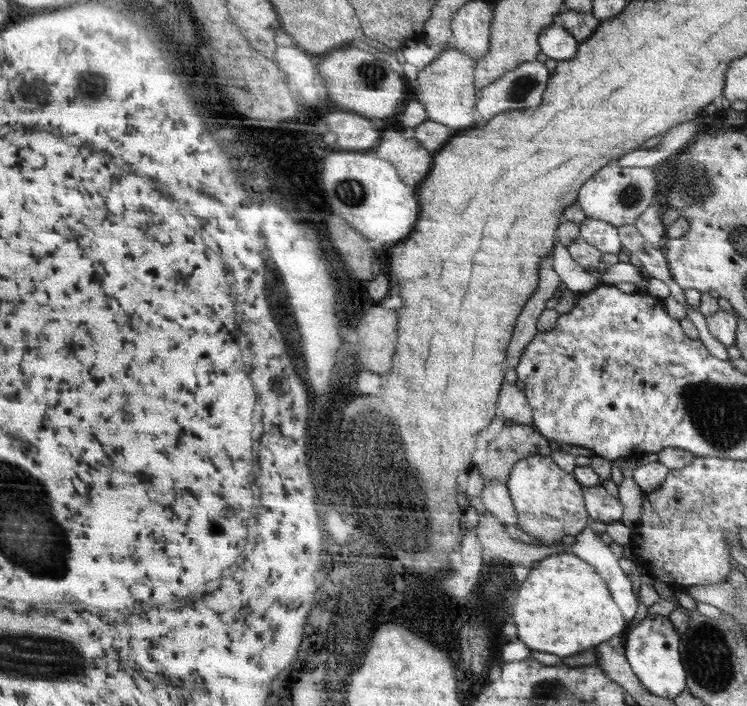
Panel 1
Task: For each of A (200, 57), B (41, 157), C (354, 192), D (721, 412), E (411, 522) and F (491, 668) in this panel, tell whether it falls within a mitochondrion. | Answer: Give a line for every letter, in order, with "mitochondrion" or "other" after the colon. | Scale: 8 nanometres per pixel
A: other
B: other
C: mitochondrion
D: mitochondrion
E: mitochondrion
F: other

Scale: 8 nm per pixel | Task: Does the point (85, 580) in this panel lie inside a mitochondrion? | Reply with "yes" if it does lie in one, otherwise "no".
no

